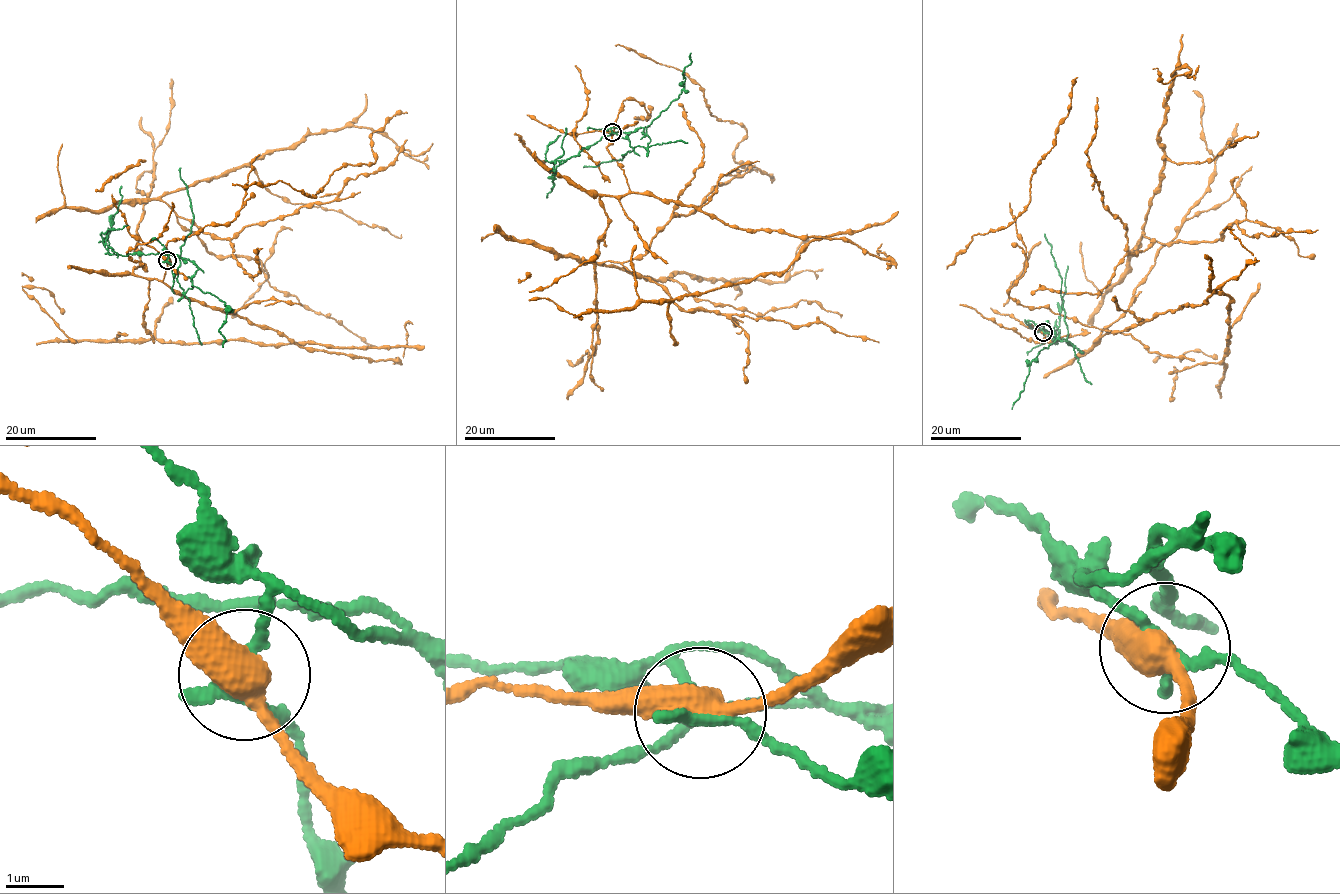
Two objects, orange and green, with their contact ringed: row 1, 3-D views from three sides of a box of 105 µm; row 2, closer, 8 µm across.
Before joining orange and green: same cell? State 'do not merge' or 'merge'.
do not merge

